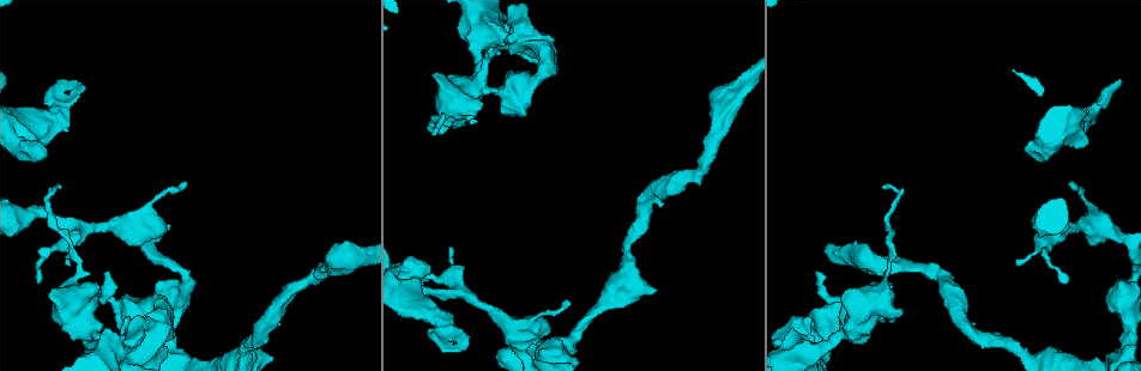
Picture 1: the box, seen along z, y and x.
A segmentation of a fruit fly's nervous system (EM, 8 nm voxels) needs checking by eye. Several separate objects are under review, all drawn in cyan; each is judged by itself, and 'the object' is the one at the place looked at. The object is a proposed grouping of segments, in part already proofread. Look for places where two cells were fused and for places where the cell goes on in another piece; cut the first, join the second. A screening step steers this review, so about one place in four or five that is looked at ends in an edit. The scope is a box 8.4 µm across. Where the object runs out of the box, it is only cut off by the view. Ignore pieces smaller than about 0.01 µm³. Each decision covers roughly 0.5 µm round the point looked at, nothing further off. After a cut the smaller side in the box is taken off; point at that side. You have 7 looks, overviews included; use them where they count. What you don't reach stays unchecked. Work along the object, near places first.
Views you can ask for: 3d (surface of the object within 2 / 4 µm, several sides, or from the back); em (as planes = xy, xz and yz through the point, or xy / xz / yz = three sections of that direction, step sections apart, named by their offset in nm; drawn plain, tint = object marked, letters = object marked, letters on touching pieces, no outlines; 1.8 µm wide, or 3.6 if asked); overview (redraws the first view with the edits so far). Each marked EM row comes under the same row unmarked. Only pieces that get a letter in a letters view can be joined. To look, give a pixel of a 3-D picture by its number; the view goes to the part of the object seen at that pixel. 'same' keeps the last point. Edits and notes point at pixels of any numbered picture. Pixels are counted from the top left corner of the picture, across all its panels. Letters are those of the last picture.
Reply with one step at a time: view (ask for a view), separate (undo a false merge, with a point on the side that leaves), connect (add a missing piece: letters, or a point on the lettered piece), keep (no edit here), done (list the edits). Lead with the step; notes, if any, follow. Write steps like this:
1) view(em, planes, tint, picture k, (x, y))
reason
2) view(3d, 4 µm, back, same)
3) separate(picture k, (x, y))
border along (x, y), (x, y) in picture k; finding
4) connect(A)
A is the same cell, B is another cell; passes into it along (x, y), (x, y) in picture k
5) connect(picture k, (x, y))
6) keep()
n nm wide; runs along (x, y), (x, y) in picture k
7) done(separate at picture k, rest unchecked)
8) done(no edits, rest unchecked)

view(em, xy, step 8, tint, picture 1, (441, 134))

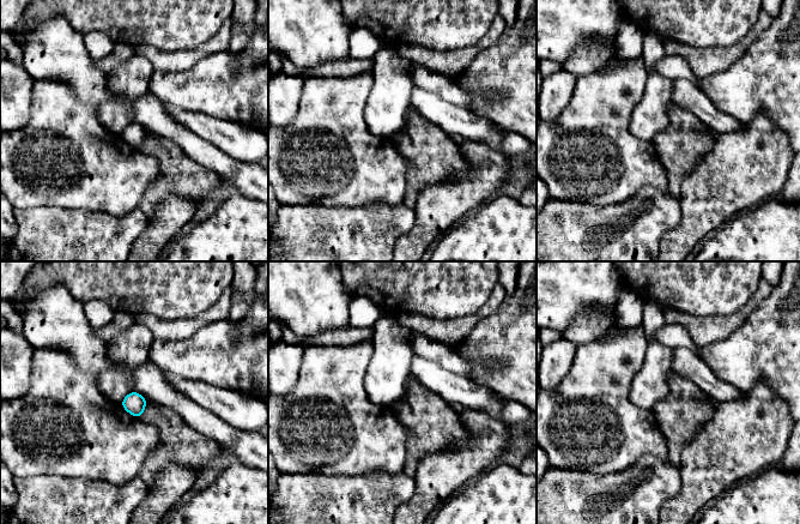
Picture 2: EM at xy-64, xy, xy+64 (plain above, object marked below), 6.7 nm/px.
view(em, planes, letters, same)

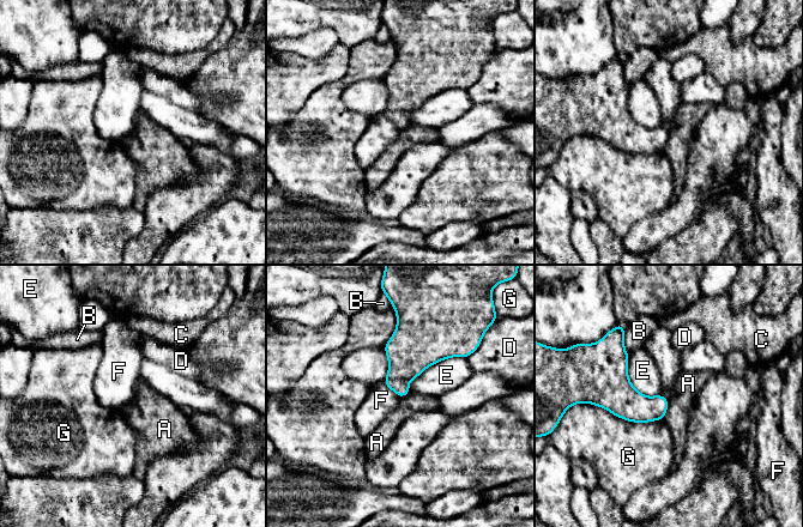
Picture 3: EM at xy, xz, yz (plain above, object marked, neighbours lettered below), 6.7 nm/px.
keep()
A, B, C, D, E, F and G are other cells; border along (669, 400), (663, 418) in picture 3; no lettered piece goes on from it

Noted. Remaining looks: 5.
view(3d, 4 µm, picture 1, (45, 156))
free end

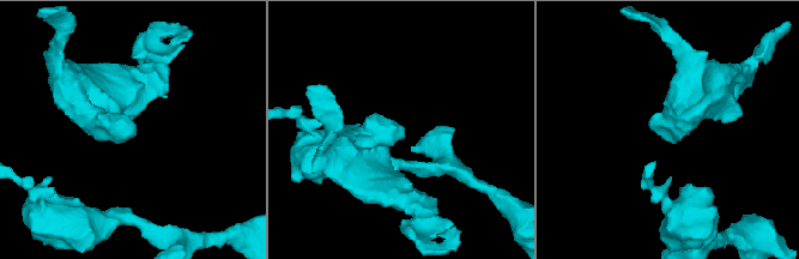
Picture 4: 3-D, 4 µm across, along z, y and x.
view(em, planes, letters, picture 4, (136, 134))
now the EM

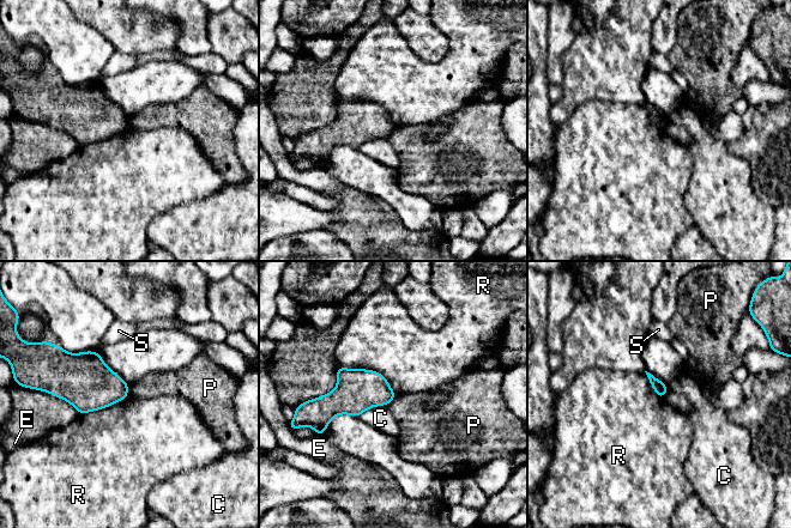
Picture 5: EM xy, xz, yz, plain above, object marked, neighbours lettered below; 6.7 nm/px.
keep()
R touches over 460 nm; C, E, P, R and S are other cells; border along (338, 364), (379, 371), (397, 395) in picture 5; none of them fits

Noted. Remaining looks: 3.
view(3d, 4 µm, picture 1, (1124, 360))
thin neck

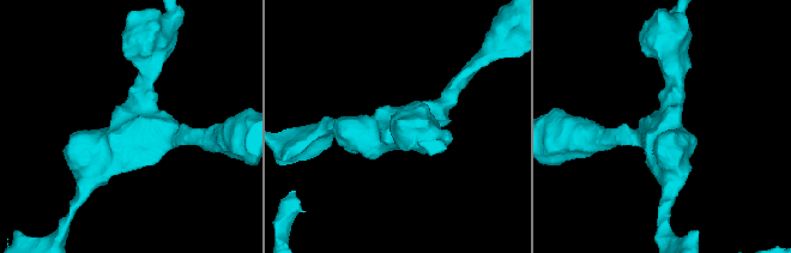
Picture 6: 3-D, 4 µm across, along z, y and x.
view(em, xy, step 16, tint, picture 6, (667, 124))
3 arms; arms of 220, 240, 550 nm; now the EM

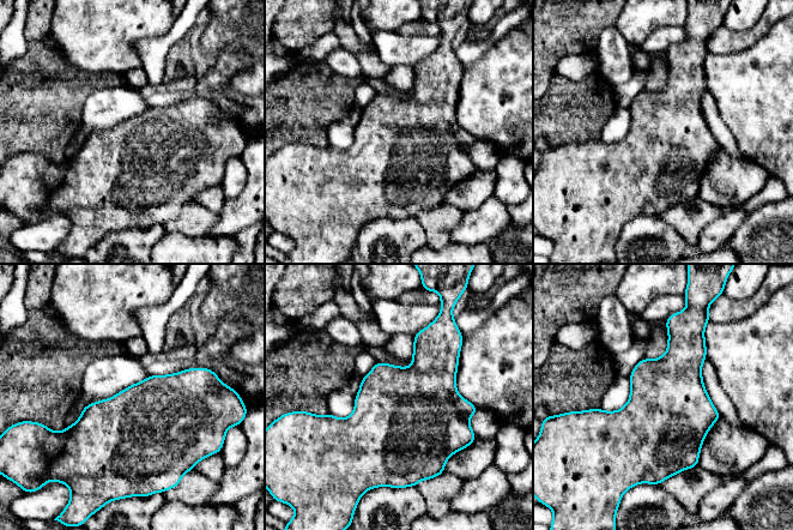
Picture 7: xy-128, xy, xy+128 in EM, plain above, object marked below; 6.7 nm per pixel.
view(em, planes, letters, same)

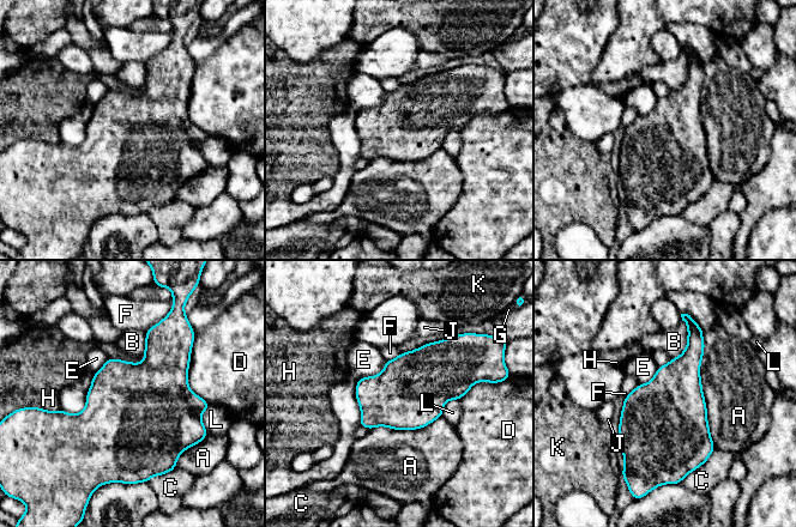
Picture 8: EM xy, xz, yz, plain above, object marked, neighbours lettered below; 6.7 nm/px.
keep()
A, B, C, D, E, F, G, H, J, K and L are other cells; border along (386, 361), (380, 373), (356, 380) in picture 8; all the same cell

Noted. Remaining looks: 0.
done(no edits, rest unchecked)

